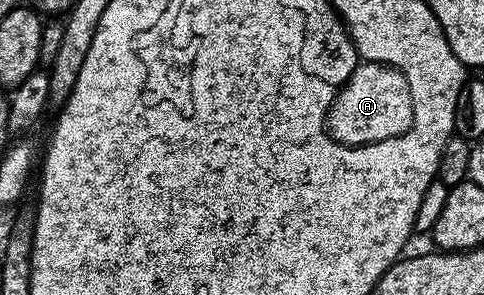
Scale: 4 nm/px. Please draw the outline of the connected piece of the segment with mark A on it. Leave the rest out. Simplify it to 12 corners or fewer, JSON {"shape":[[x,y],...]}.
{"shape":[[362,61],[335,94],[326,129],[341,145],[402,135],[411,85]]}

